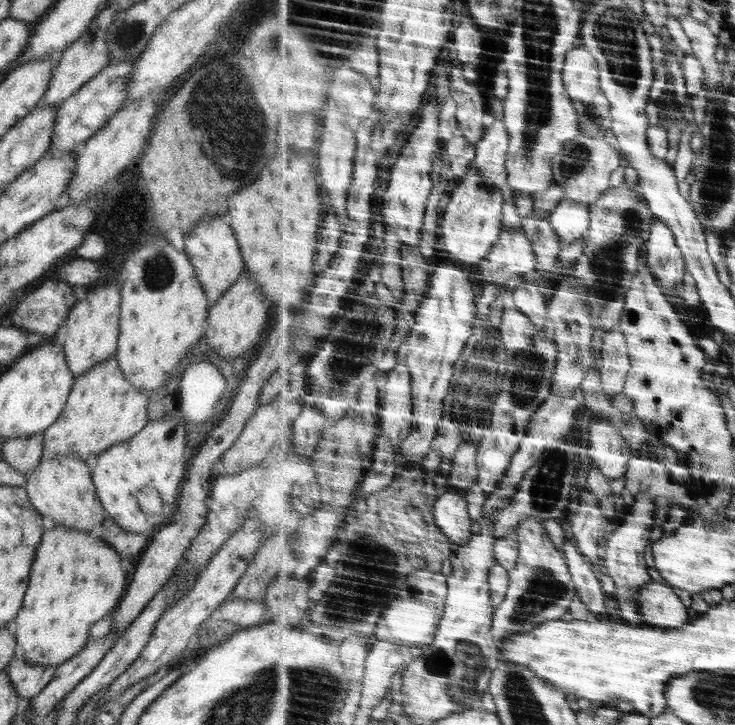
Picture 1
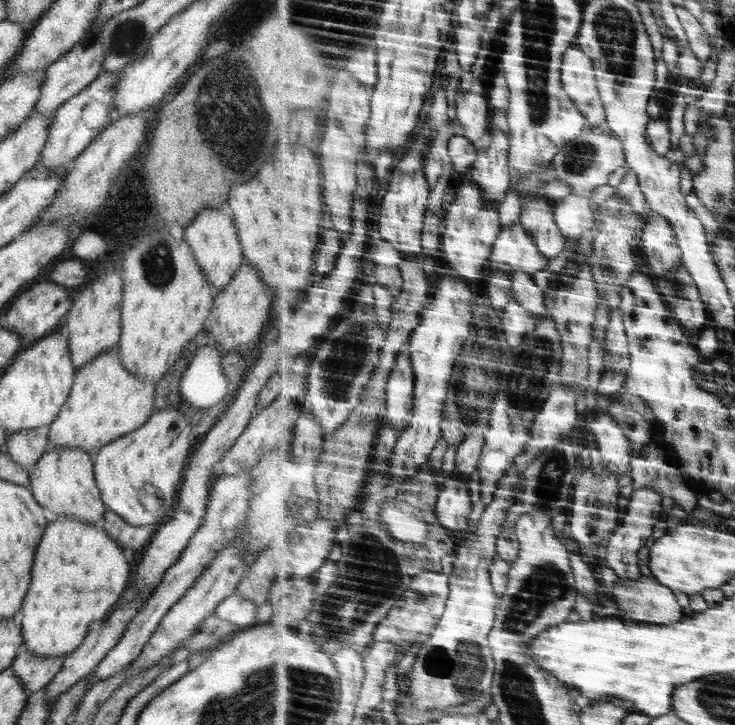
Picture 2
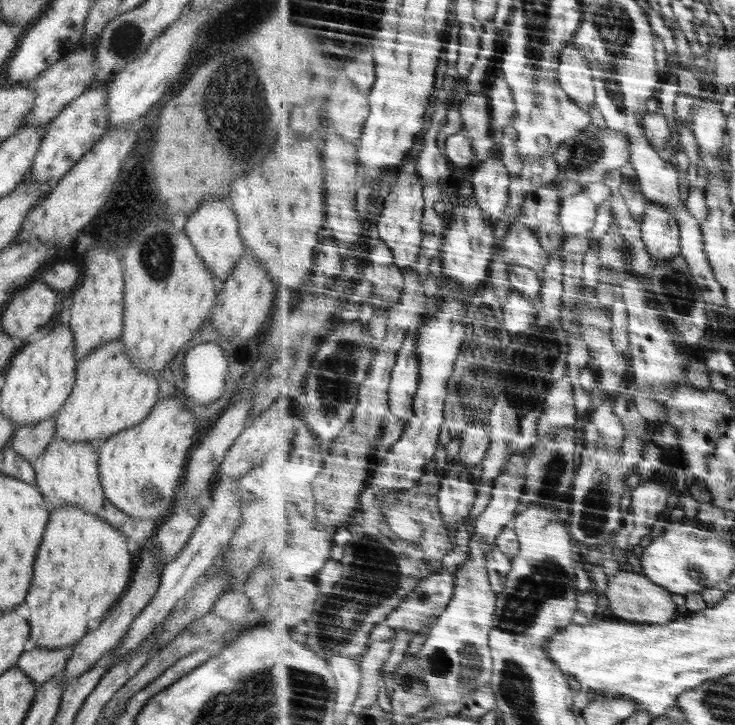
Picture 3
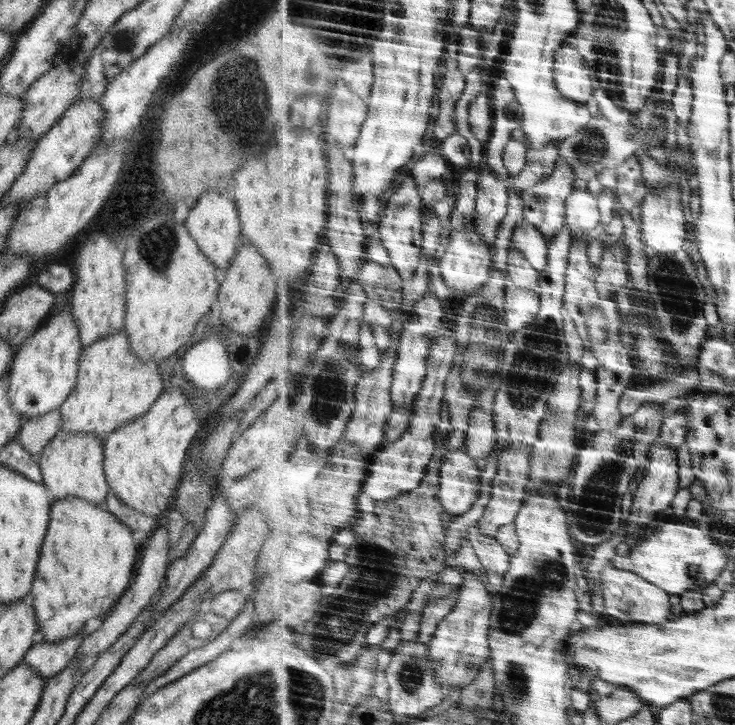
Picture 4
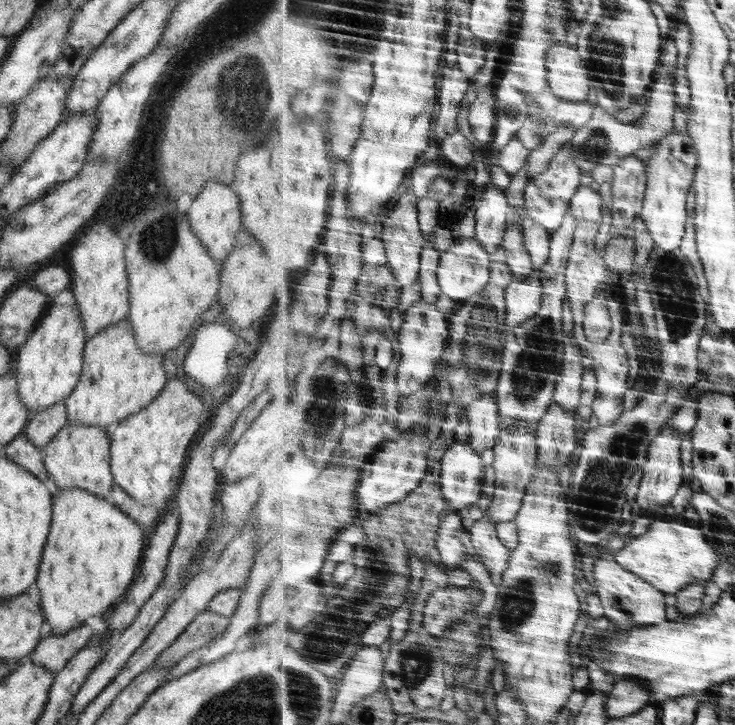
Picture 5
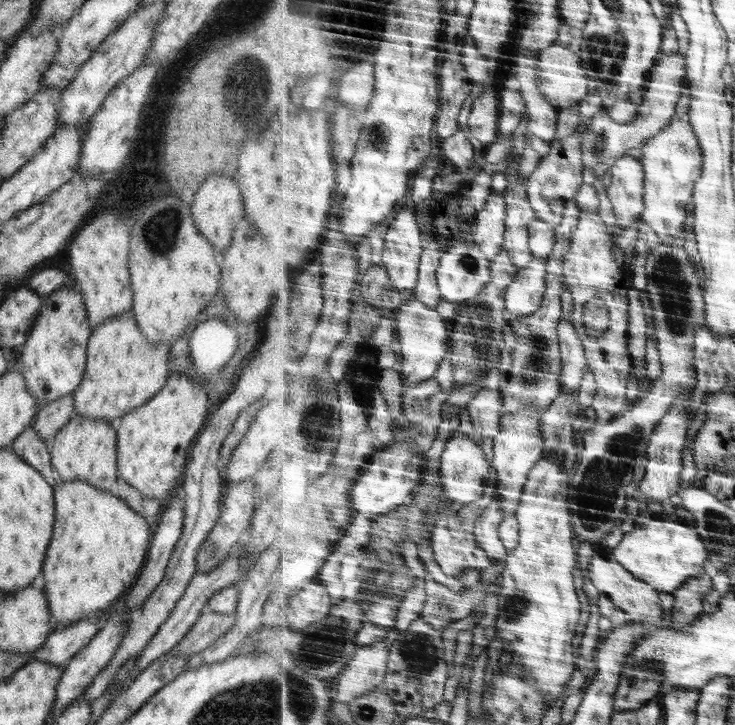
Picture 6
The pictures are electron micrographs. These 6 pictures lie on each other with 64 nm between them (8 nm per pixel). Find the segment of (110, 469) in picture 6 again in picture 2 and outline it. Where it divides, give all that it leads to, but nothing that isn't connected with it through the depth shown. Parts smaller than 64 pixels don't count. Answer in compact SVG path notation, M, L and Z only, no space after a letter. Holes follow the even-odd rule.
M52 447L36 461L32 468L29 468L30 484L28 487L36 502L55 512L57 516L63 514L75 516L78 520L89 522L96 529L104 531L103 513L108 510L108 507L104 506L95 481L92 457L92 453L80 448Z

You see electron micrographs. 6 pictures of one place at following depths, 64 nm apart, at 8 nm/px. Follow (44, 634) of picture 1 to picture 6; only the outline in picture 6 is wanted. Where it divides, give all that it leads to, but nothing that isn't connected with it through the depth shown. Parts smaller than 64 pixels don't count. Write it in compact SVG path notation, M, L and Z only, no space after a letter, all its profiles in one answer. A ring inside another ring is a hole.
M83 480L61 482L53 489L55 521L42 566L45 582L43 590L48 595L52 618L56 622L68 620L72 624L96 614L97 611L106 610L114 600L118 600L122 592L131 588L147 558L152 531L143 516L136 514L121 498L107 490L100 490Z

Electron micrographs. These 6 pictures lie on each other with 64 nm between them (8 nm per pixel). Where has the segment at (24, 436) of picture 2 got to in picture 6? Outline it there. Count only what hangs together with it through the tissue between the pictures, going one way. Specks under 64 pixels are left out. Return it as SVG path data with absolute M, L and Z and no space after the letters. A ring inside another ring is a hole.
M66 394L41 406L30 424L31 427L40 438L49 442L74 415L74 403L73 394Z

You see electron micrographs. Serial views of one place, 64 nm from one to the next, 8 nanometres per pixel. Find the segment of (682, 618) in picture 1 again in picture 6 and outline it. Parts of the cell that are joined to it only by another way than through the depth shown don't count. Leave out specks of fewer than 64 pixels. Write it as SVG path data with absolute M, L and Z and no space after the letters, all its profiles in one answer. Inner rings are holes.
M611 551L598 552L596 556L592 556L592 562L589 564L592 564L588 566L589 576L601 592L600 612L612 620L613 627L626 626L641 620L653 620L654 622L665 620L661 591L626 570L625 566L622 566L612 556Z

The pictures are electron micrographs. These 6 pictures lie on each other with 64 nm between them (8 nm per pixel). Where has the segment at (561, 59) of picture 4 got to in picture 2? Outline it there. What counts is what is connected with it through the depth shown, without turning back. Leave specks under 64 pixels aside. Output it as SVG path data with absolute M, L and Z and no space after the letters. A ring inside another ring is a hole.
M578 46L568 50L568 58L564 58L564 84L580 110L588 116L590 128L600 129L608 125L608 114L598 90L594 62Z

